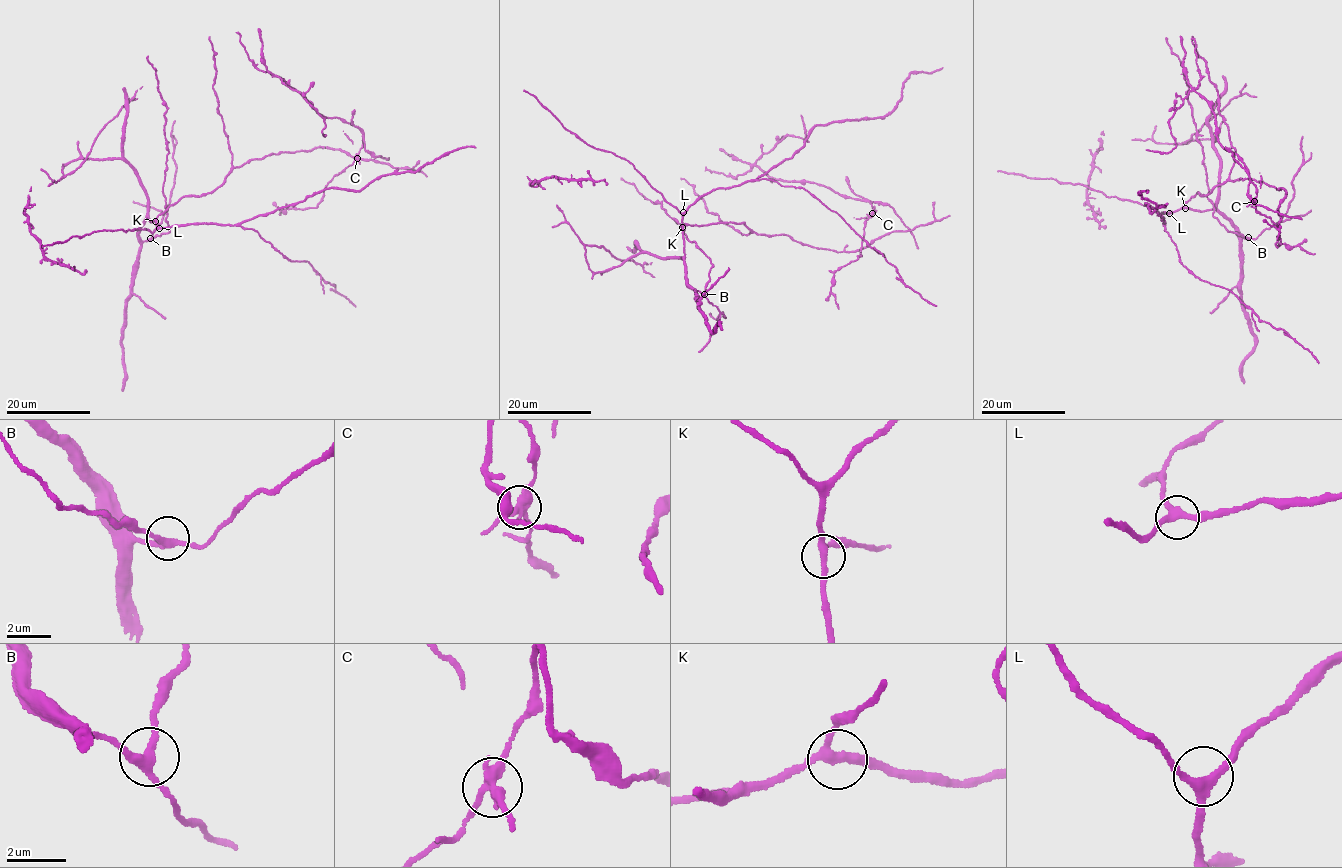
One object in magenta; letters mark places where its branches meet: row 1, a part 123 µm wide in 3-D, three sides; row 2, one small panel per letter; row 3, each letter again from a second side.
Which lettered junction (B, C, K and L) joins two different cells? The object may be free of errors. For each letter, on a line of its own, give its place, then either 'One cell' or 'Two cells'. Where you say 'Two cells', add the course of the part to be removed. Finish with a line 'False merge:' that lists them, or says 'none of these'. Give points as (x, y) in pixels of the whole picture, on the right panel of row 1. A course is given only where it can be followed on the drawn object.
B: Place: (1248, 237). One cell
C: Place: (1254, 201). Two cells. Course of the part to remove: (1253, 201), (1248, 169), (1220, 144), (1210, 103), (1193, 90), (1169, 122), (1175, 147), (1146, 149)
K: Place: (1185, 208). One cell
L: Place: (1169, 213). One cell
False merge: C

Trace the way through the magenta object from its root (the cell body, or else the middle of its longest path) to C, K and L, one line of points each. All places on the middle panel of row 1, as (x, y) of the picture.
C: (745, 224), (758, 234), (784, 234), (837, 252), (909, 230), (888, 205), (872, 201), (872, 212)
K: (745, 224), (723, 222), (682, 227)
L: (745, 224), (685, 225), (683, 212)

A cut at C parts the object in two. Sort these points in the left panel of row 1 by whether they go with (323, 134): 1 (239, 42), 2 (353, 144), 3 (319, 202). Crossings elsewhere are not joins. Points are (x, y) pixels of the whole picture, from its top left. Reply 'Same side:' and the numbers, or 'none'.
Same side: 1, 3

